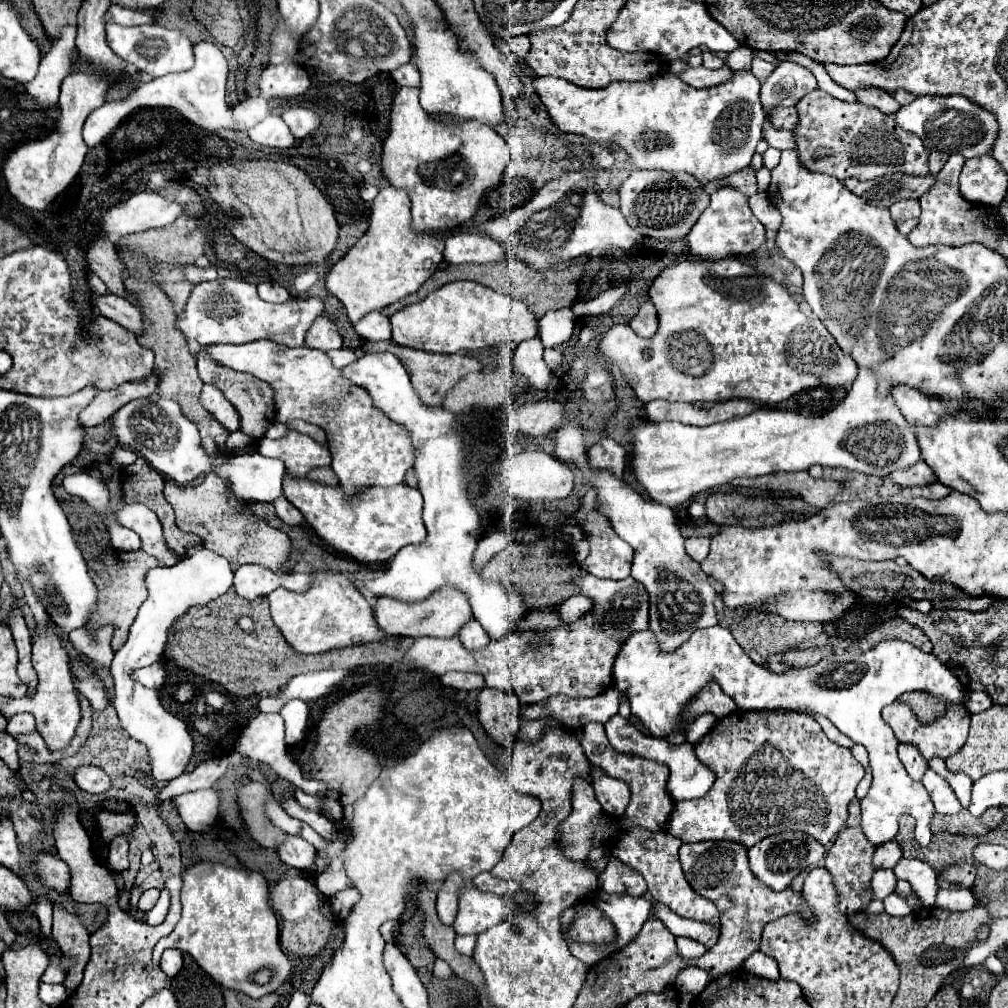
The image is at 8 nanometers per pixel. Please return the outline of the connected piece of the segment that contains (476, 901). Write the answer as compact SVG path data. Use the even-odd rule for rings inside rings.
M466 882L458 894L458 916L452 926L456 934L480 934L490 926L504 922L514 910L510 898L484 892L472 882Z

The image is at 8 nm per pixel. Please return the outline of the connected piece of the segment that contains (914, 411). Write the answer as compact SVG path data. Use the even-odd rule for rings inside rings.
M894 388L892 392L898 408L906 416L910 424L922 424L926 428L932 428L938 424L942 406L938 400L922 396L920 392L914 392L910 388Z

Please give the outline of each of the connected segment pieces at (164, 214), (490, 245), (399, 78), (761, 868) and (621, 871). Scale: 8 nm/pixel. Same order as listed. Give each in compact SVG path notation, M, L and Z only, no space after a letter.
M156 192L132 194L126 202L112 206L102 218L102 228L114 236L128 236L146 228L160 228L172 224L184 208Z
M454 234L444 242L444 260L450 264L486 264L504 260L502 248L498 242L482 234Z
M412 62L404 64L402 68L396 68L394 72L390 72L390 76L398 86L418 86L420 84L420 72L416 64Z
M782 832L768 836L748 850L752 874L772 890L786 890L788 884L810 864L824 858L824 846L804 832Z
M610 858L604 872L598 876L598 884L606 894L646 894L646 882L638 872L626 868L618 858Z

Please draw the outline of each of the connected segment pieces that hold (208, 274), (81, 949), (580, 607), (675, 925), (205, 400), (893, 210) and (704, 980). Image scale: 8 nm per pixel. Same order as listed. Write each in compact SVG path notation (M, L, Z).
M192 264L184 270L184 274L186 274L186 278L188 278L192 284L208 282L208 280L220 280L220 278L222 278L216 268L196 268L196 266L192 266Z
M54 902L52 936L58 942L58 946L62 948L62 954L74 958L74 968L68 974L68 980L66 980L66 986L72 992L82 982L82 972L84 972L84 966L86 966L90 952L92 952L90 942L88 942L88 938L90 938L88 930L82 924L80 916L64 910L62 904Z
M578 594L578 596L570 596L568 600L562 600L554 610L562 618L562 624L574 624L576 620L592 612L592 608L594 608L594 600Z
M654 902L652 904L652 914L662 920L662 924L674 934L674 936L686 936L692 940L698 940L702 944L706 944L708 948L712 948L718 942L718 934L720 928L710 924L710 922L692 922L692 920L682 920L676 912L672 912L670 908L666 908L664 904Z
M206 384L206 386L202 388L200 402L202 402L204 408L206 408L212 416L216 416L216 420L220 420L230 432L234 432L234 430L240 428L240 416L238 416L238 412L236 412L236 408L226 400L226 396L224 396L218 388Z
M900 200L890 206L890 214L892 214L896 228L906 236L918 224L920 204L918 200Z
M690 966L690 968L684 968L678 978L676 978L676 988L680 994L692 994L692 996L698 996L706 984L710 982L710 976L708 972L696 968L696 966Z

